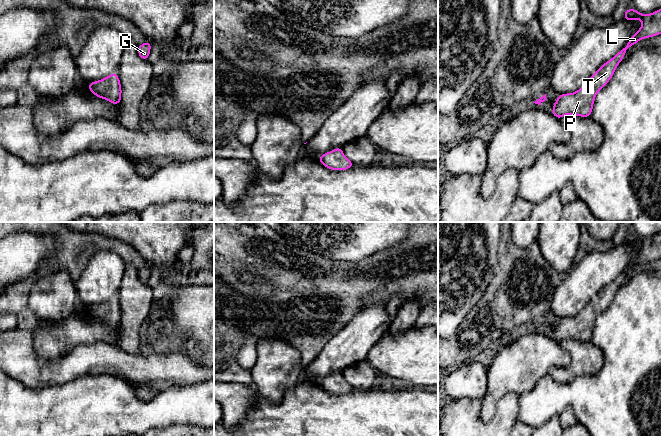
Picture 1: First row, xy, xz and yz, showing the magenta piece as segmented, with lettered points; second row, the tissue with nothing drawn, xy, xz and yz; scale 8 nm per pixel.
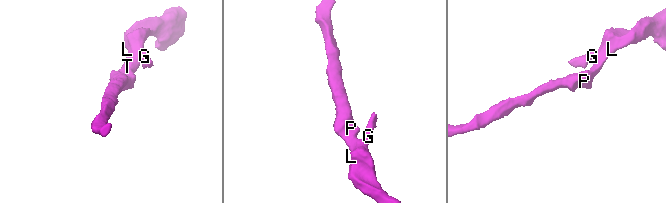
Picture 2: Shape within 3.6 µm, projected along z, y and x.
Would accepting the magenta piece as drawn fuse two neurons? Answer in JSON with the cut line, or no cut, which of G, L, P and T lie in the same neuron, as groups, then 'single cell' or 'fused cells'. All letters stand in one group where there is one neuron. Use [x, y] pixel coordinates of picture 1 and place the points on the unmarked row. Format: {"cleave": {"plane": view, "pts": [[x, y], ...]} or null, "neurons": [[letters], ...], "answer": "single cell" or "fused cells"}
{"cleave": null, "neurons": [["G", "L", "P", "T"]], "answer": "single cell"}

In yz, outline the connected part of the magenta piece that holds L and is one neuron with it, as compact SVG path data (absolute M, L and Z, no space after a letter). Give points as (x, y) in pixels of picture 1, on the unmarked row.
M627 232L623 243L631 245L640 243L641 252L629 263L627 270L593 297L578 315L557 318L558 323L553 328L551 336L556 342L560 343L569 338L590 341L597 316L610 305L618 288L623 284L626 274L641 263L662 257L662 232L651 238L641 238L635 232L632 234Z

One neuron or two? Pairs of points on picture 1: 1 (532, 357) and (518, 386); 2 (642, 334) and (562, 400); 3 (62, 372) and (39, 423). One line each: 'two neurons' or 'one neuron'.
1: one neuron
2: one neuron
3: two neurons

